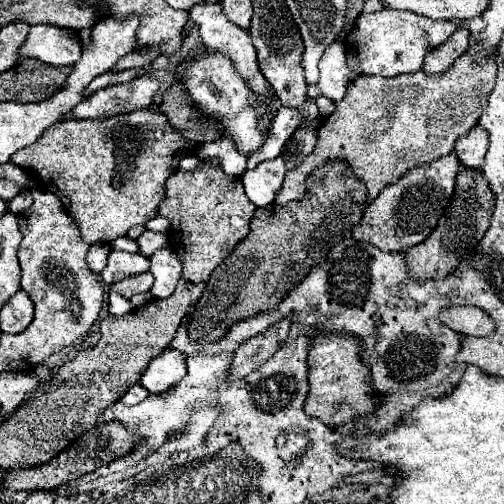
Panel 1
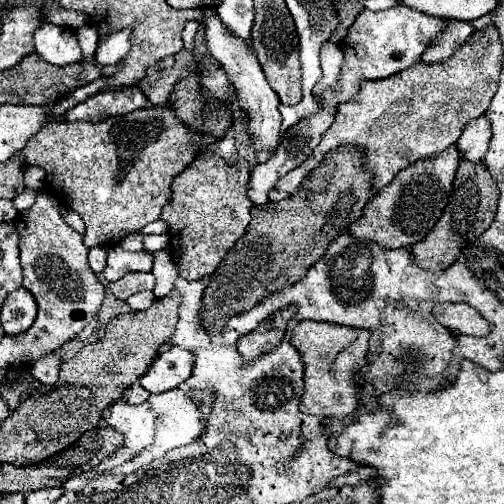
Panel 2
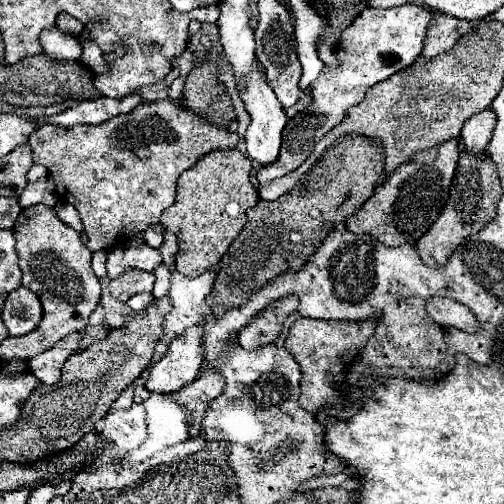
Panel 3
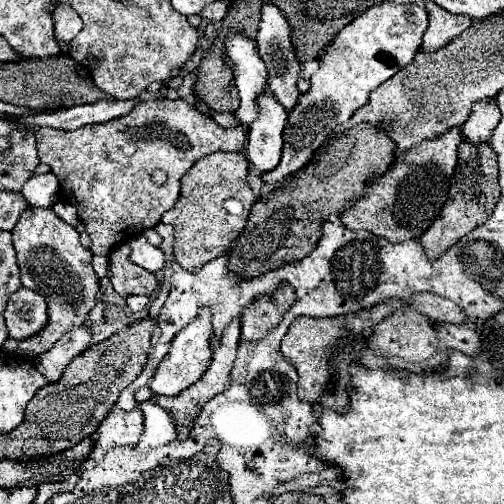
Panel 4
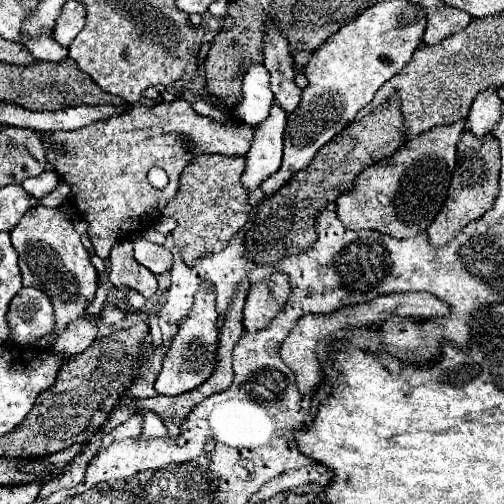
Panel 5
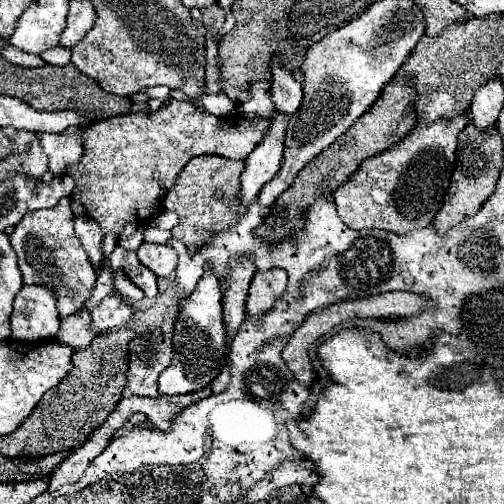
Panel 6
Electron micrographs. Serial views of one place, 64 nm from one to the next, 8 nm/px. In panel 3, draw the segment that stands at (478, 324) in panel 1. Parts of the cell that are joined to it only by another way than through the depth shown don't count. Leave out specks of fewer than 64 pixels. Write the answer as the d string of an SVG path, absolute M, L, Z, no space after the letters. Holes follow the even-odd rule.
M432 296L426 300L424 308L432 316L432 320L438 322L440 326L454 326L454 328L460 328L464 332L476 332L478 330L476 316L464 304L460 304L456 300Z

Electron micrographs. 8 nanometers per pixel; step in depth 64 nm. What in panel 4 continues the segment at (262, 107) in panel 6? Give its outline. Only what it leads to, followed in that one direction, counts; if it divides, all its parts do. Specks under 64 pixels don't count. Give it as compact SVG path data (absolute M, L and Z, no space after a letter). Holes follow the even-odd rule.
M228 34L226 46L228 56L234 62L234 82L240 94L240 108L236 110L236 118L250 125L258 117L258 97L266 89L268 71L256 54L256 44L244 38L244 34Z

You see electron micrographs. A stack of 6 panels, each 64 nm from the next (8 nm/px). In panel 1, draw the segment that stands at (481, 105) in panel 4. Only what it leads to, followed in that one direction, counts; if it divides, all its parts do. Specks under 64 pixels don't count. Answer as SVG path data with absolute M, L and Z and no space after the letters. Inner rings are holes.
M476 124L474 128L470 128L468 134L460 136L454 150L456 150L456 156L462 166L482 168L484 156L488 150L488 132L484 132L484 128L480 128L480 124Z

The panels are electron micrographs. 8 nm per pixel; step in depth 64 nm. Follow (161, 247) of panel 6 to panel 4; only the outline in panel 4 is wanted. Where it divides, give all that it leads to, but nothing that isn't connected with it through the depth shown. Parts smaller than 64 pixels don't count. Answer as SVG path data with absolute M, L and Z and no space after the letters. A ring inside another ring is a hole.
M142 234L132 238L130 246L132 246L130 260L134 264L138 264L138 266L142 266L142 268L146 268L148 272L154 272L154 274L164 270L164 266L166 266L166 254L160 248L148 244L148 240Z

